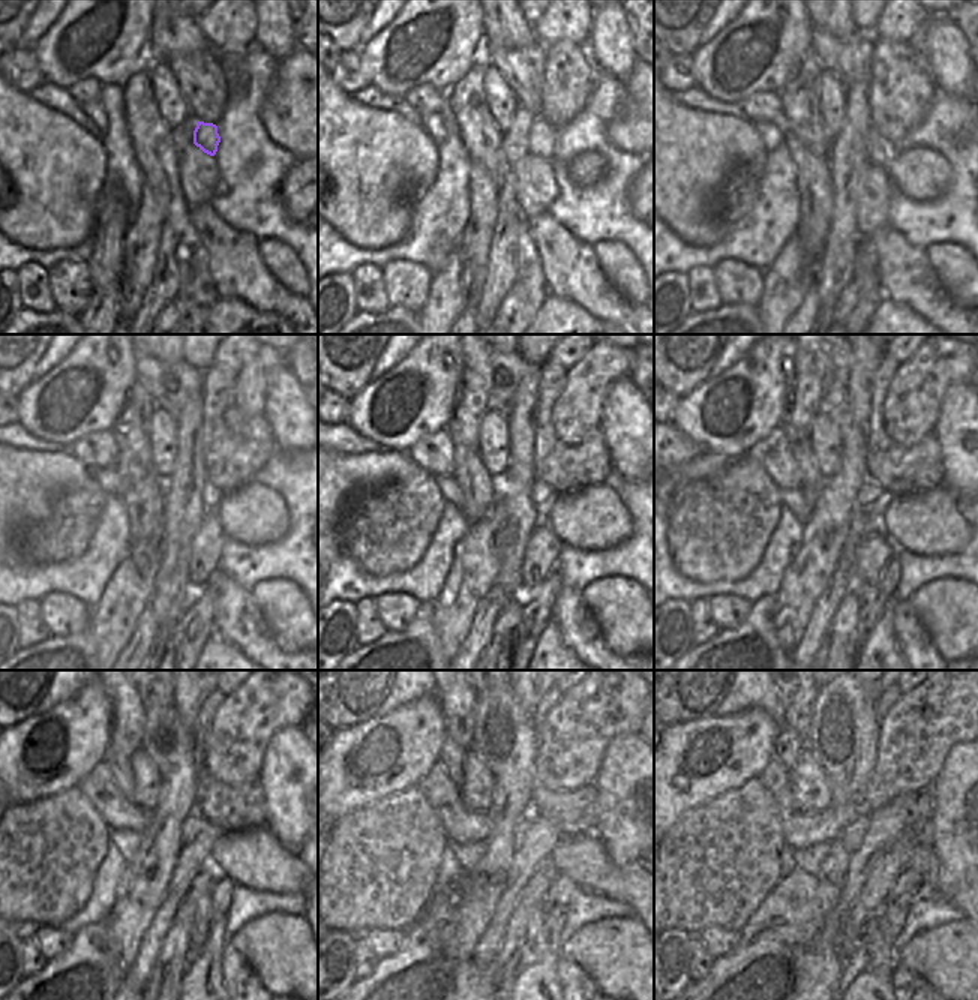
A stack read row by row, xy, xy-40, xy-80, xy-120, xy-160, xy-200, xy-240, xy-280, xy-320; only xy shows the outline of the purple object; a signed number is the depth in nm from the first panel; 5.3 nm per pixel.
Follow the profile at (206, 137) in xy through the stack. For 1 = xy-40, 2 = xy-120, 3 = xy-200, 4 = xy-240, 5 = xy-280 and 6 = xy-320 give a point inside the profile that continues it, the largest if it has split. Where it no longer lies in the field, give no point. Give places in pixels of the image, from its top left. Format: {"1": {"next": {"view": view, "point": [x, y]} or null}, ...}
{"1": {"next": {"view": "xy-40", "point": [542, 137]}}, "2": {"next": {"view": "xy-120", "point": [210, 497]}}, "3": {"next": {"view": "xy-200", "point": [870, 497]}}, "4": {"next": {"view": "xy-240", "point": [194, 825]}}, "5": {"next": {"view": "xy-280", "point": [522, 828]}}, "6": {"next": {"view": "xy-320", "point": [851, 838]}}}

